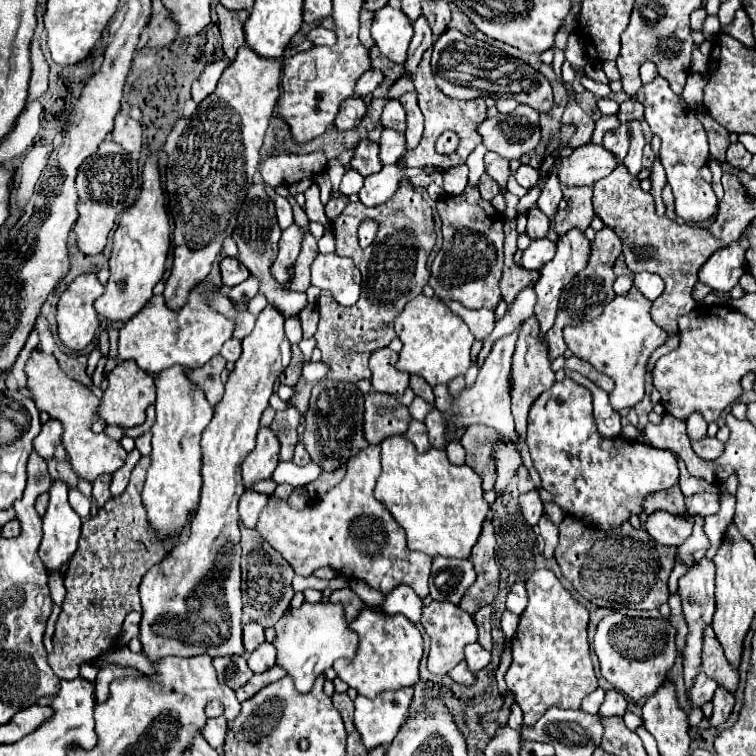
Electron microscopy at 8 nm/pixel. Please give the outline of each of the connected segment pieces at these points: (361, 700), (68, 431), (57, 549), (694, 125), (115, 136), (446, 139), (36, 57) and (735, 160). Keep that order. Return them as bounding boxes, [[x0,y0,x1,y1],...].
[[354,686,414,750],[26,350,126,484],[40,480,82,572],[636,76,716,222],[112,114,142,154],[436,132,458,154],[28,40,48,102],[726,142,752,170]]

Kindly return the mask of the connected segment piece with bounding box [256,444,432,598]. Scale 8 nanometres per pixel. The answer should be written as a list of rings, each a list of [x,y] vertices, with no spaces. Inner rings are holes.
[[[368,446],[348,460],[344,480],[330,488],[324,496],[304,510],[294,510],[286,502],[276,502],[270,496],[268,506],[260,514],[256,530],[276,546],[276,550],[292,564],[300,576],[310,576],[316,568],[330,566],[342,576],[364,580],[370,588],[388,594],[400,584],[412,586],[420,598],[428,596],[428,576],[432,558],[412,552],[406,546],[404,530],[392,514],[372,496],[380,476],[380,446]]]

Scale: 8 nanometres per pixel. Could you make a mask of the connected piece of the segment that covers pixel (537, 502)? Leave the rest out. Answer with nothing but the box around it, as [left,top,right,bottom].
[520,490,542,526]

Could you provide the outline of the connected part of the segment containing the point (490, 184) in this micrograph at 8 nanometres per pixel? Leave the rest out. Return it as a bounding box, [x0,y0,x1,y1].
[478,172,500,200]

